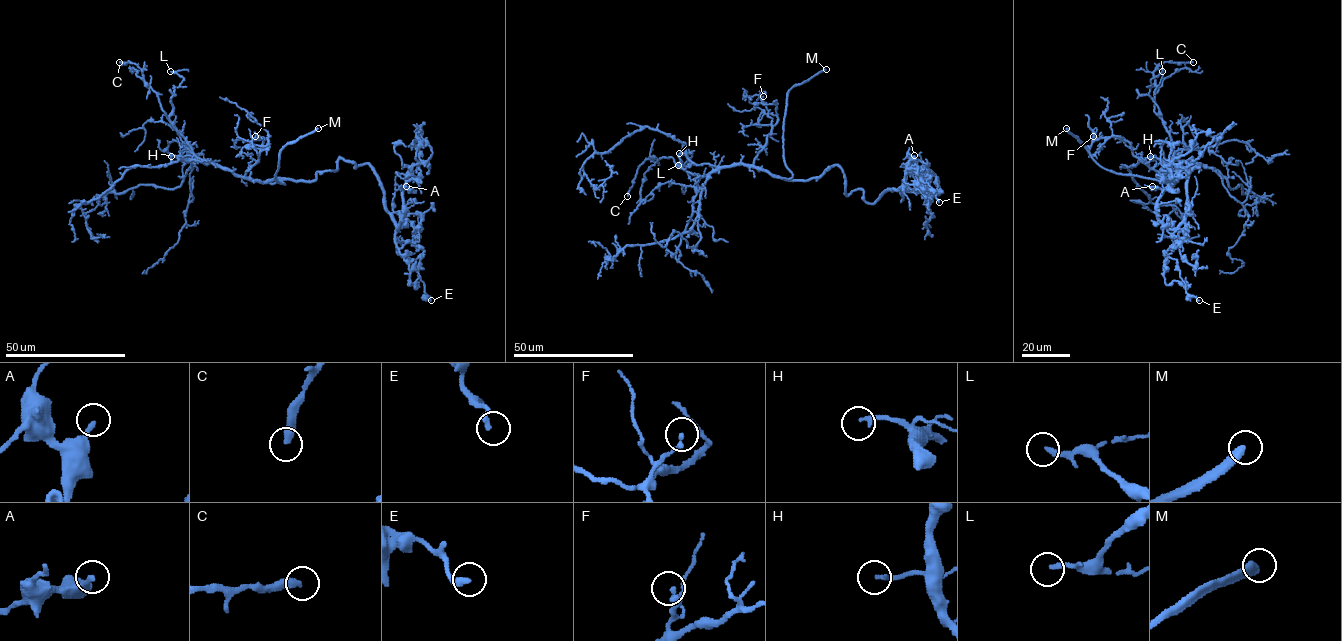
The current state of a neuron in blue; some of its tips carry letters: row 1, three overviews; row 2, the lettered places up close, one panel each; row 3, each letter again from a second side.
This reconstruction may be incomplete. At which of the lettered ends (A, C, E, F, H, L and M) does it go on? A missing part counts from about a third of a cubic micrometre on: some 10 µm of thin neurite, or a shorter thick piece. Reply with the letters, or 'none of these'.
C, H, L, M

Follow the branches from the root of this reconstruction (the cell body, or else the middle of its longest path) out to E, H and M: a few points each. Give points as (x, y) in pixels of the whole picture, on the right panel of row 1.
E: (1177, 181), (1162, 171), (1190, 159), (1190, 167), (1200, 164), (1166, 253), (1199, 300)
H: (1177, 181), (1164, 177), (1161, 174), (1164, 162), (1150, 156)
M: (1177, 181), (1170, 184), (1107, 170), (1066, 128)

